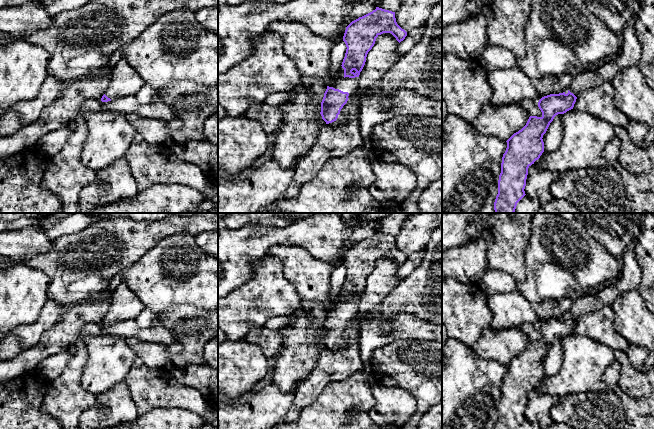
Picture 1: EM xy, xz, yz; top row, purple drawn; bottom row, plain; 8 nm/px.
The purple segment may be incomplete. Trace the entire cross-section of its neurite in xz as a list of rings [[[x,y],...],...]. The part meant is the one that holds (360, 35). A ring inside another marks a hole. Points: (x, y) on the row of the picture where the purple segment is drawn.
[[[376,7],[372,12],[352,21],[345,30],[343,41],[346,53],[342,62],[344,78],[327,85],[321,102],[322,119],[331,126],[339,126],[345,119],[345,105],[349,98],[359,89],[359,75],[362,71],[368,52],[375,44],[376,38],[383,33],[391,33],[400,43],[407,36],[407,32],[396,22],[395,12]]]

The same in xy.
[[[120,60],[112,71],[110,85],[101,101],[108,102],[124,95],[135,95],[144,84],[137,71],[126,60]]]

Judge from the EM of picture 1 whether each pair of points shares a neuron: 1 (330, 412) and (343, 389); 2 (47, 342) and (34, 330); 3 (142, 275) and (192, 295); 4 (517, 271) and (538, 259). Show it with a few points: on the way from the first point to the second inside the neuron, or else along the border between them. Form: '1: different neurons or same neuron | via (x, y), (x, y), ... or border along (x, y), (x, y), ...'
1: same neuron | via (331, 406), (341, 395)
2: different neurons | border along (59, 320), (50, 326), (35, 344), (24, 350)
3: same neuron | via (154, 278), (157, 278), (171, 291), (180, 292)
4: different neurons | border along (527, 243), (524, 255), (525, 277), (517, 283)

